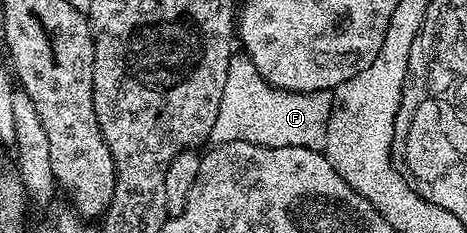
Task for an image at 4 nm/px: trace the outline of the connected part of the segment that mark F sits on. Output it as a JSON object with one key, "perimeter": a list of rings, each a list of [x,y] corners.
{"perimeter":[[[235,54],[227,66],[227,82],[223,85],[223,102],[215,117],[212,139],[217,144],[251,142],[268,148],[299,146],[316,152],[325,151],[327,122],[333,109],[333,92],[294,92],[275,88],[259,74],[249,56]]]}

